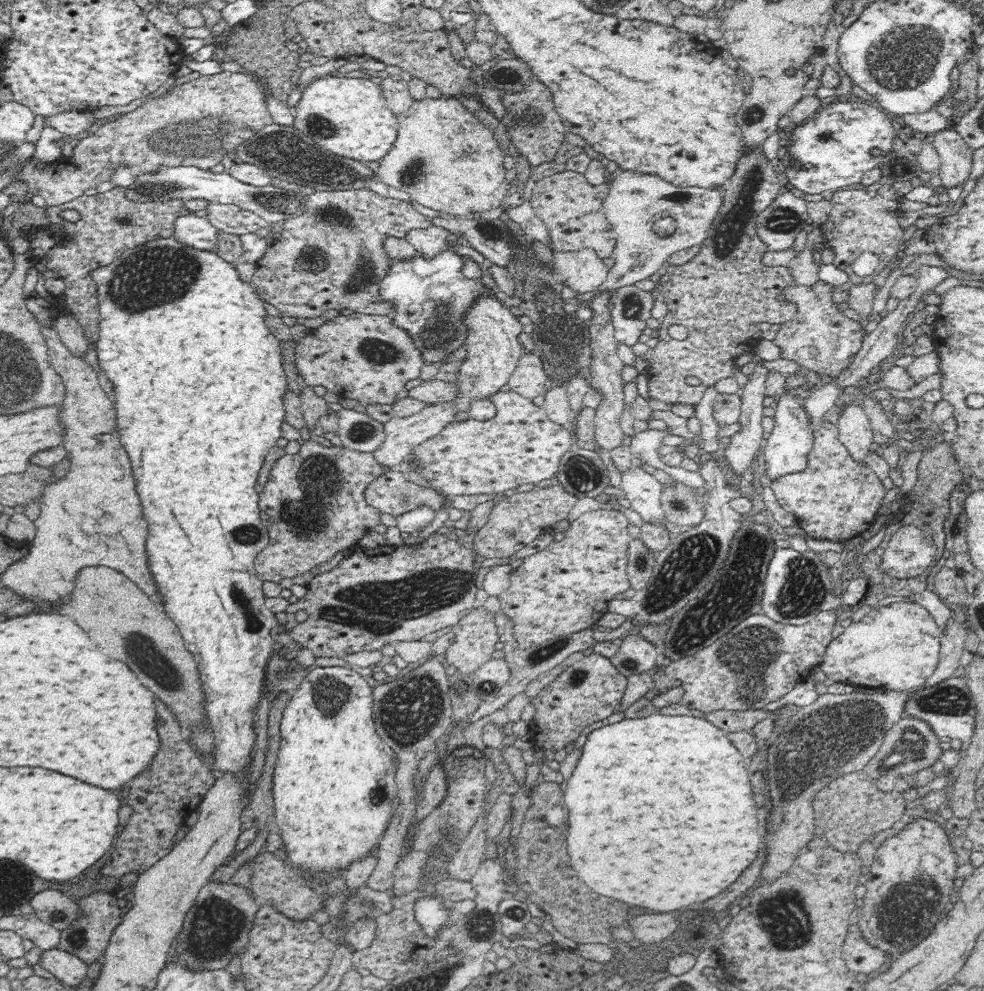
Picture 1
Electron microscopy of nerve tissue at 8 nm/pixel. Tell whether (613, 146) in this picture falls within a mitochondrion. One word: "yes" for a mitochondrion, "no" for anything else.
no

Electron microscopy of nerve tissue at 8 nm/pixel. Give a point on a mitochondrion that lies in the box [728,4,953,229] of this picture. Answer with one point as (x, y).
(901, 58)

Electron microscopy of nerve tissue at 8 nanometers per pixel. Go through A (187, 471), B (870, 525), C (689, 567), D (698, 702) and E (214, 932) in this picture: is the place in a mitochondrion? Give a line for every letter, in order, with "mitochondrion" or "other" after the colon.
A: other
B: other
C: mitochondrion
D: other
E: mitochondrion

